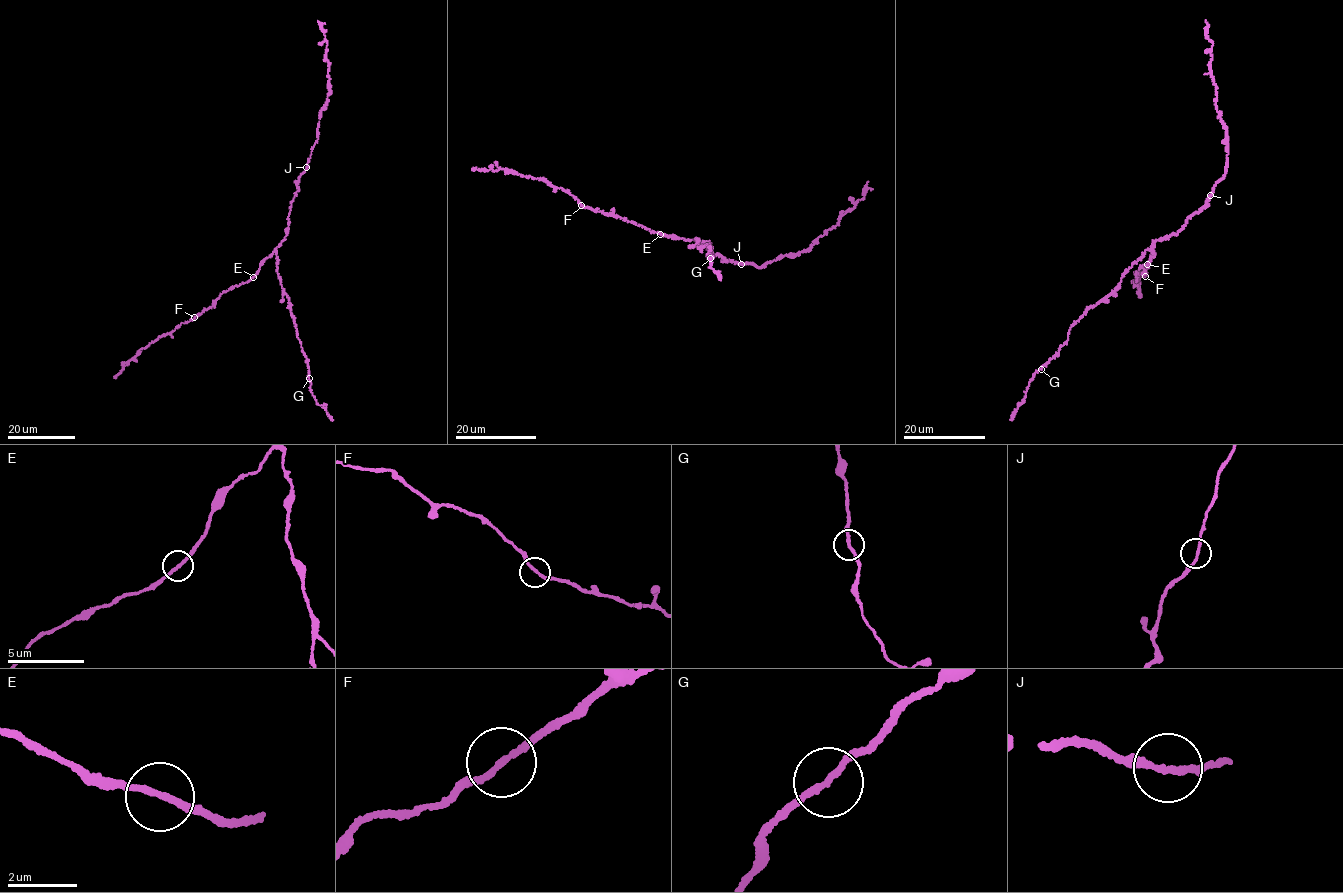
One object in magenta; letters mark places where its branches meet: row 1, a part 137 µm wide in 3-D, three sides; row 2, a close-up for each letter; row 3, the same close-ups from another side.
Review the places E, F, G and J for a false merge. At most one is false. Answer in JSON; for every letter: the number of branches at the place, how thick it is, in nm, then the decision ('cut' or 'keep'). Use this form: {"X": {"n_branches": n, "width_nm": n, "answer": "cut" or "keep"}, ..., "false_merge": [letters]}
{"E": {"n_branches": 2, "width_nm": 180, "answer": "keep"}, "F": {"n_branches": 2, "width_nm": 180, "answer": "keep"}, "G": {"n_branches": 2, "width_nm": 170, "answer": "keep"}, "J": {"n_branches": 2, "width_nm": 170, "answer": "keep"}, "false_merge": []}

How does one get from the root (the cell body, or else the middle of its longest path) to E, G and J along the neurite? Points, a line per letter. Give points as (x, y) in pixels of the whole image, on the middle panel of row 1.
E: (711, 251), (710, 244), (706, 241), (660, 234)
G: (711, 251), (709, 243), (695, 239), (700, 248), (708, 245), (710, 258)
J: (711, 251), (711, 254), (717, 254), (725, 260), (741, 264)

